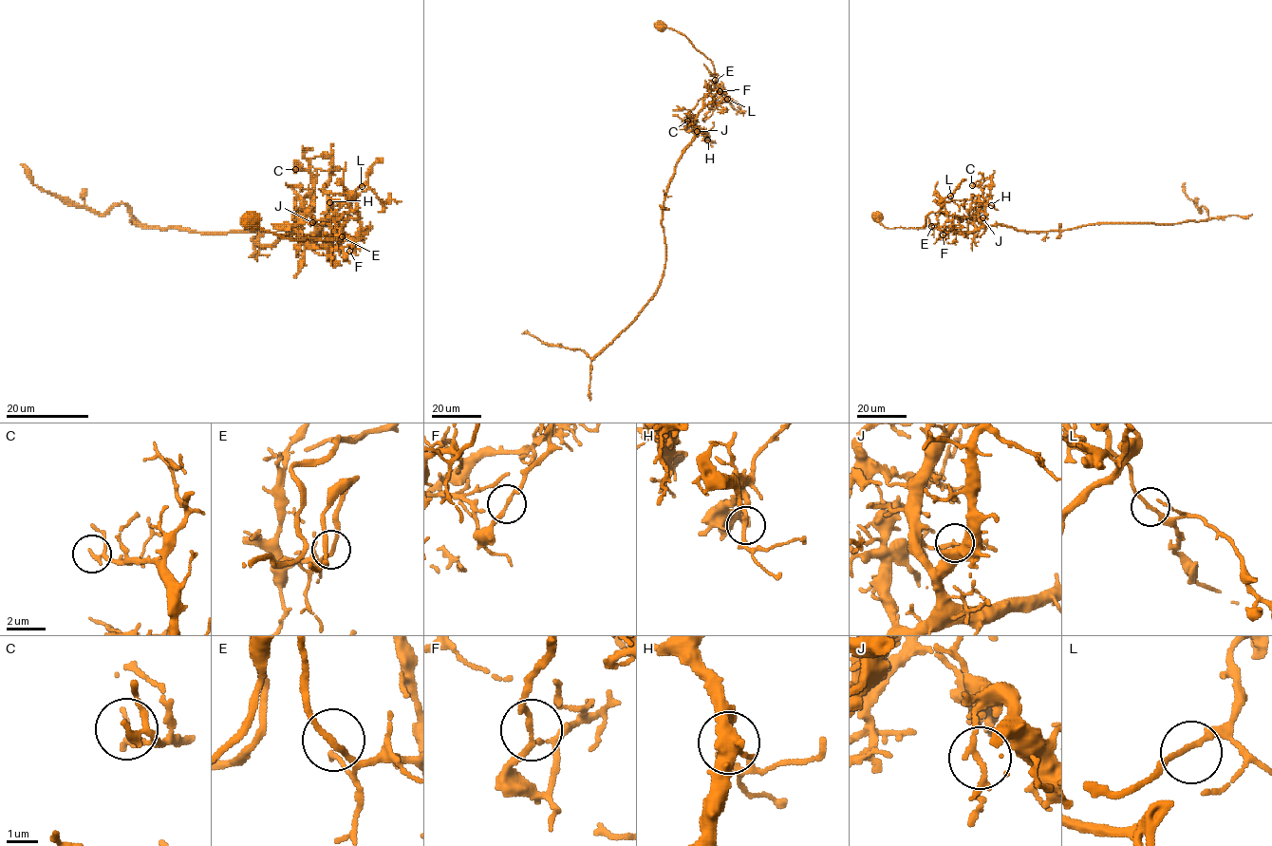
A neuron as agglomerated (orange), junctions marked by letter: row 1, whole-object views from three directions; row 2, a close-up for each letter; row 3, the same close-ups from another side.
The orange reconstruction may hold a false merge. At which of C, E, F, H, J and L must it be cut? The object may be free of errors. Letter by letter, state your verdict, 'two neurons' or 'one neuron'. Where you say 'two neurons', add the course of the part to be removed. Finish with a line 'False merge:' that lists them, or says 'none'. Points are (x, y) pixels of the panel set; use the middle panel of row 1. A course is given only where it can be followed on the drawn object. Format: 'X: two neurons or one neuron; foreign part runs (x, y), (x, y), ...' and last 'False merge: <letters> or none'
C: one neuron
E: one neuron
F: two neurons; foreign part runs (720, 91), (725, 96), (719, 87), (698, 101), (690, 113), (693, 118), (684, 130)
H: one neuron
J: one neuron
L: one neuron
False merge: F

